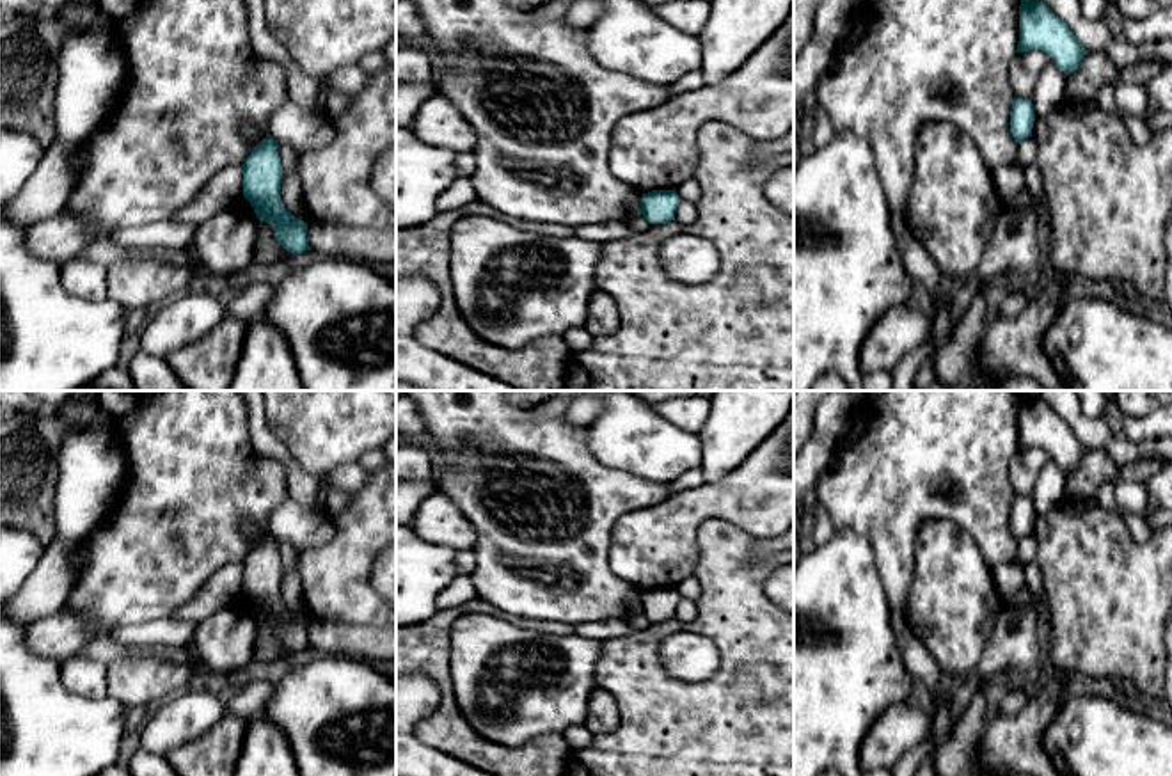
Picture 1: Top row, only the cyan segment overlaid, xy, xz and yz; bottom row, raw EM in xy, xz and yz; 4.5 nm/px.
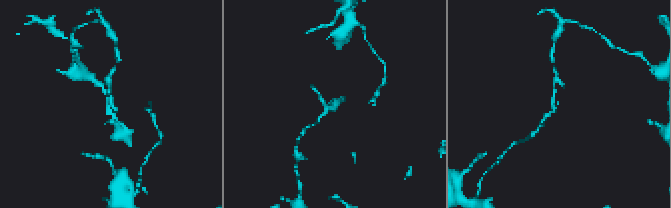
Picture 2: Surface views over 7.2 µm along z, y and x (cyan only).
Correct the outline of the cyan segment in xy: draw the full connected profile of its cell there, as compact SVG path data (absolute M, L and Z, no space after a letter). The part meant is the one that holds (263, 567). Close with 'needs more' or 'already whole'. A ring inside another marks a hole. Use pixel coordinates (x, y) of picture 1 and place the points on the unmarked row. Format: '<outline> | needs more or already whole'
M266 531L242 565L243 595L256 614L273 625L277 639L293 653L311 648L307 622L295 616L281 598L282 559L277 538Z | already whole

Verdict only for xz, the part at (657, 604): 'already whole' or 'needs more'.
already whole

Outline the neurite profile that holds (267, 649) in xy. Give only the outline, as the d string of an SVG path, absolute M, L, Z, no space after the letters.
M243 593L233 600L231 609L238 616L249 616L254 622L254 661L275 664L286 662L293 655L293 652L277 639L273 625L256 614L254 606Z

